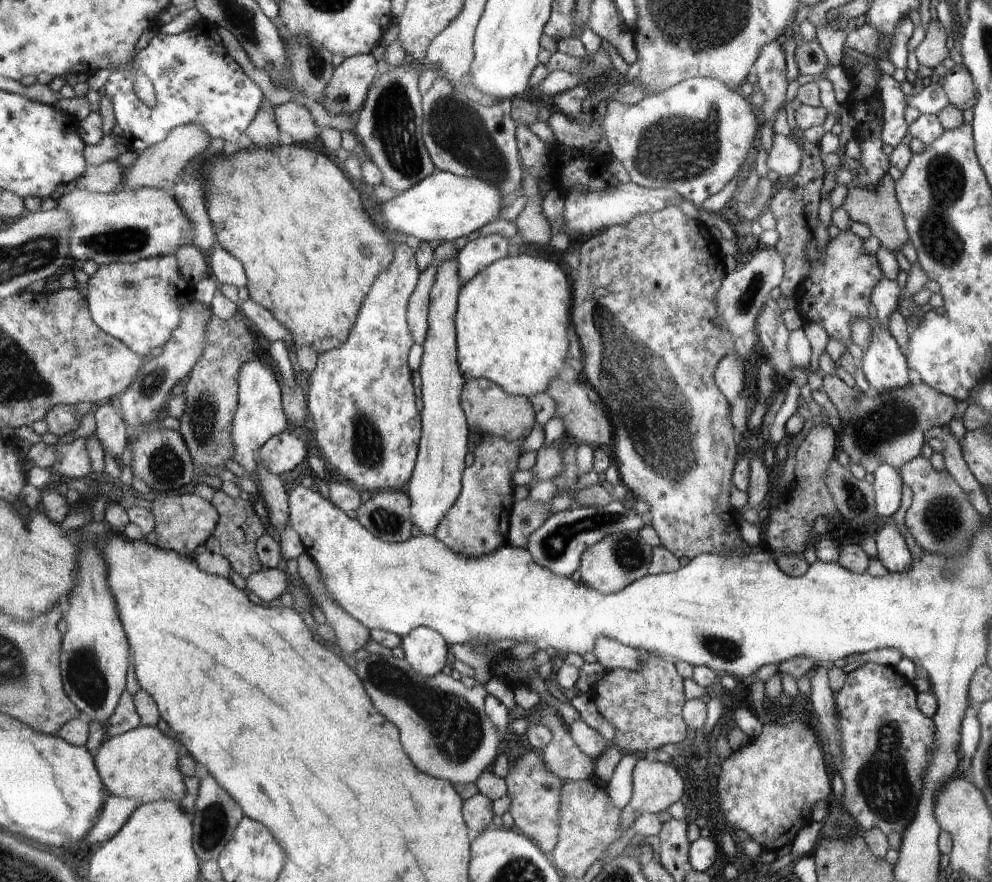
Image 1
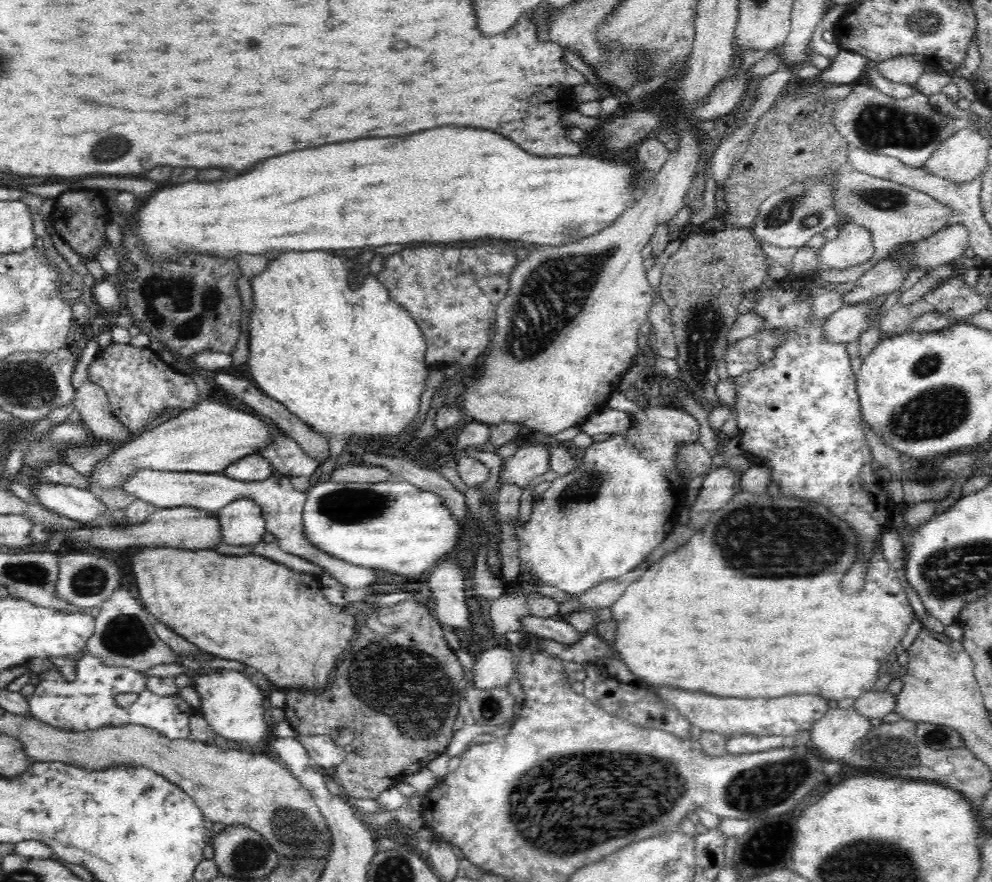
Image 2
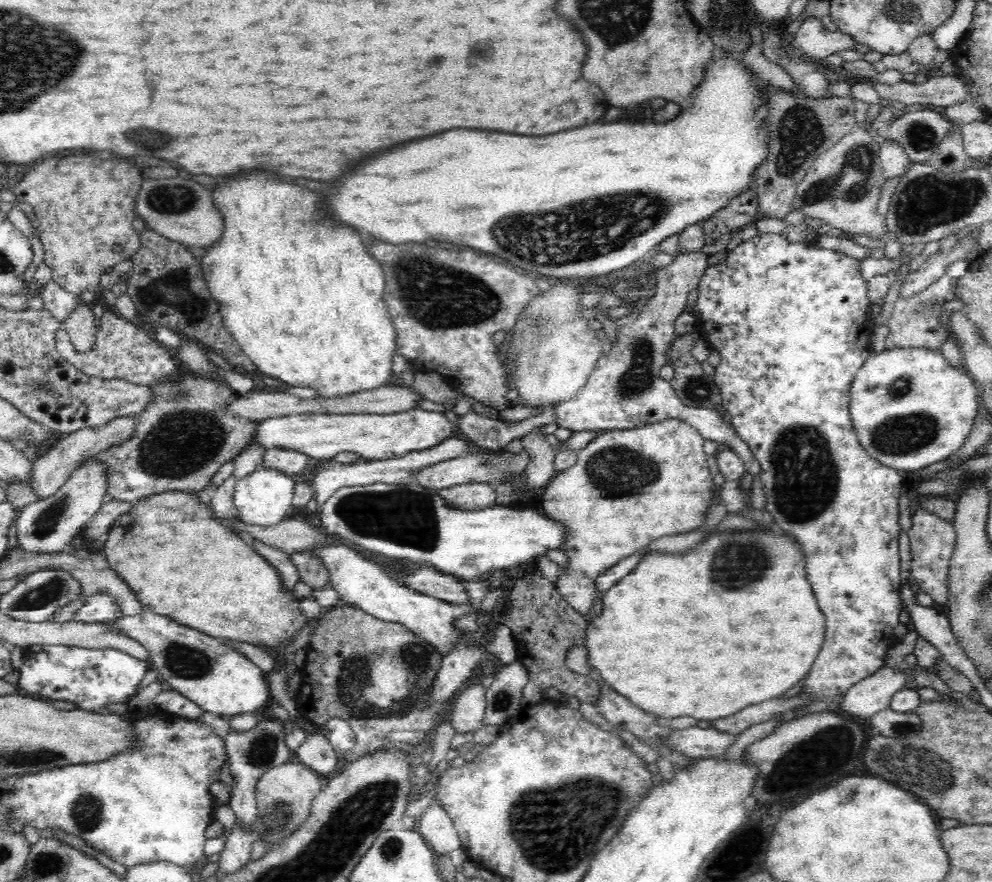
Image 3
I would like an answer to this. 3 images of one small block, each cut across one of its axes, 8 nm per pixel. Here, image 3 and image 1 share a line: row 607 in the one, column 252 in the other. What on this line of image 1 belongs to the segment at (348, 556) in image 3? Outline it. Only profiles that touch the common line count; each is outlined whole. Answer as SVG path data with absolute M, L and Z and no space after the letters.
M268 353L259 354L256 360L248 360L240 366L238 374L239 401L236 414L232 418L230 440L234 444L232 459L238 462L247 472L255 471L254 454L270 438L282 434L289 429L286 415L282 406L282 393L278 384L278 373L270 368L271 358Z

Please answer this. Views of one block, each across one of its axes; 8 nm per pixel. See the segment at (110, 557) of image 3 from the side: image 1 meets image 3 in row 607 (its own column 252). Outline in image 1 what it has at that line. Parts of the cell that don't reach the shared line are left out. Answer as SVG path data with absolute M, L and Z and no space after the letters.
M283 140L276 148L253 146L248 149L239 149L231 155L223 152L218 154L218 156L208 156L208 160L205 161L198 157L190 163L200 163L200 175L202 182L204 182L205 205L209 219L216 226L220 246L242 263L248 279L246 287L249 292L249 298L266 308L278 322L289 330L292 340L294 340L293 347L296 350L308 346L308 348L312 348L320 356L328 352L328 350L340 348L340 345L343 345L345 340L348 340L348 335L354 328L356 317L360 312L360 306L362 306L368 290L372 288L376 276L386 272L388 266L392 264L395 244L393 244L386 232L382 232L372 222L362 206L362 200L360 200L358 192L352 187L352 183L344 176L342 170L334 163L334 160L320 152L314 151L314 149L308 146L305 147L304 145Z

